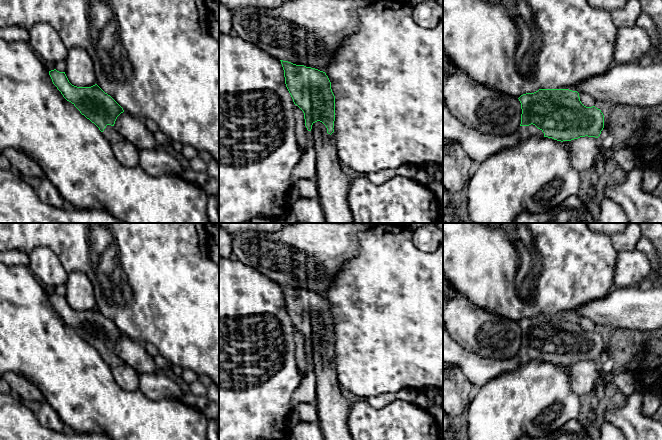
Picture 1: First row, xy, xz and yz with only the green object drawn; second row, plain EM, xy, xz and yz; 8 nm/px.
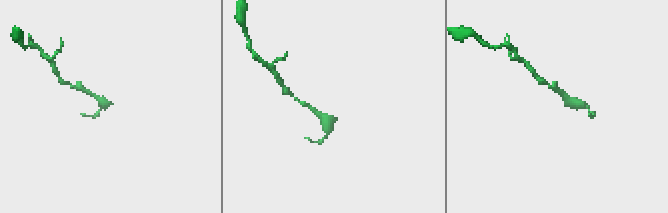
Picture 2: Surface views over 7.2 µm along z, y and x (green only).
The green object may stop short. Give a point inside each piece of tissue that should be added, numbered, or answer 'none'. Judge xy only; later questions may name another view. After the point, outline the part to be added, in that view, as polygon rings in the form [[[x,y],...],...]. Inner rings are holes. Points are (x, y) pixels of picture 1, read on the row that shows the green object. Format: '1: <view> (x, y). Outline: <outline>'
1: xy (109, 133). Outline: [[[107,125],[102,134],[110,144],[124,140],[124,137],[115,130],[114,126],[111,125]]]

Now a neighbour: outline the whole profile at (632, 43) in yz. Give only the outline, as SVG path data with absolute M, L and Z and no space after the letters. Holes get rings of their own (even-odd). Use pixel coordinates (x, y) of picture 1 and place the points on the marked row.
M638 25L619 28L613 53L614 63L636 62L652 48L652 40L644 28Z

